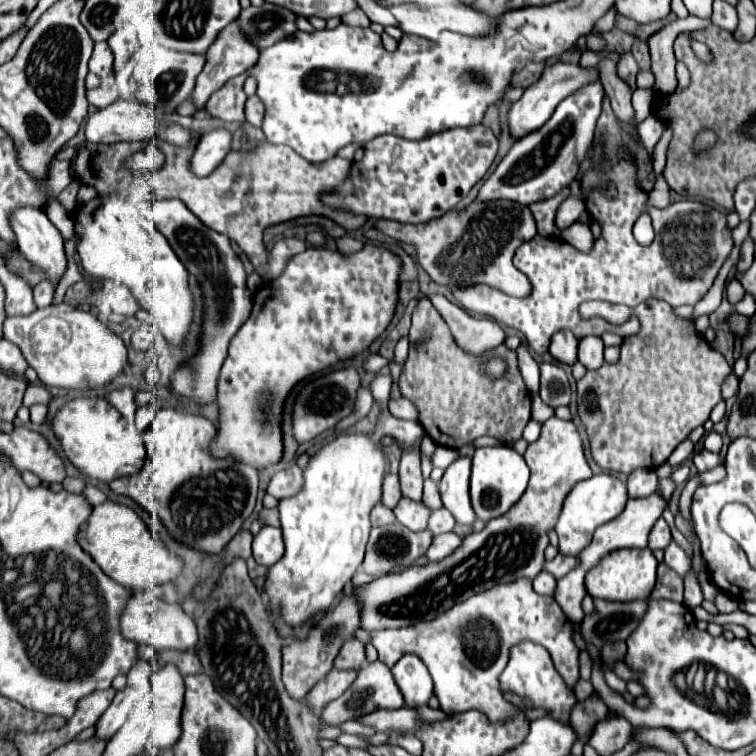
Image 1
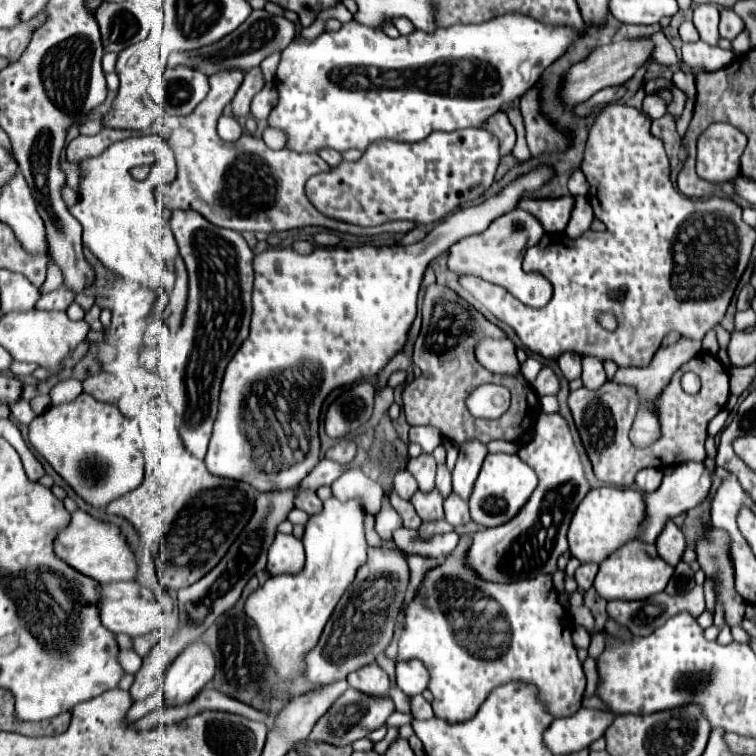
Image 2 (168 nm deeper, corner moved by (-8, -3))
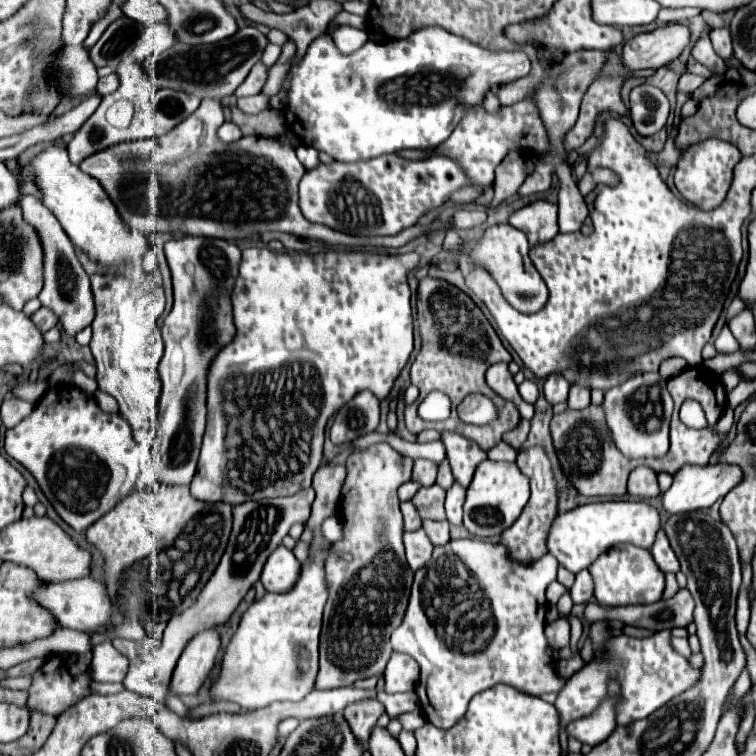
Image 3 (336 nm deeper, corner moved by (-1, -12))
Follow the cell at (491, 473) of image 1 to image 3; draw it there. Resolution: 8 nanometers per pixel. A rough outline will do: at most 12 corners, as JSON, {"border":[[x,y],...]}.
{"border":[[485,460],[463,526],[497,540],[529,500],[515,462]]}

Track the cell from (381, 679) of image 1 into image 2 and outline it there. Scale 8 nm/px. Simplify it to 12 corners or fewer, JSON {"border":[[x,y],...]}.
{"border":[[354,687],[326,711],[308,739],[350,745],[394,713],[390,697]]}

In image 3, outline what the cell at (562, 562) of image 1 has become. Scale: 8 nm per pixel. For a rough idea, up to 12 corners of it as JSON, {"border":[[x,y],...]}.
{"border":[[589,570],[577,574],[569,592],[575,604],[593,598],[593,578]]}

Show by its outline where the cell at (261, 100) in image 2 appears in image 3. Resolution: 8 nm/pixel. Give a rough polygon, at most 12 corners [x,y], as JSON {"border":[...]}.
{"border":[[263,94],[239,98],[245,114],[259,114],[269,106],[269,98]]}

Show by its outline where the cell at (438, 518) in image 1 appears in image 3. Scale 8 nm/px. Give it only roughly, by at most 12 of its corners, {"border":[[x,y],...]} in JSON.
{"border":[[453,484],[447,490],[445,510],[451,524],[461,524],[465,488]]}

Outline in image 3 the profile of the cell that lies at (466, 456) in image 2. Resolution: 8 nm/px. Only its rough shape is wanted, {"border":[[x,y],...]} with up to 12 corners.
{"border":[[443,432],[455,480],[467,488],[487,452],[457,432]]}

